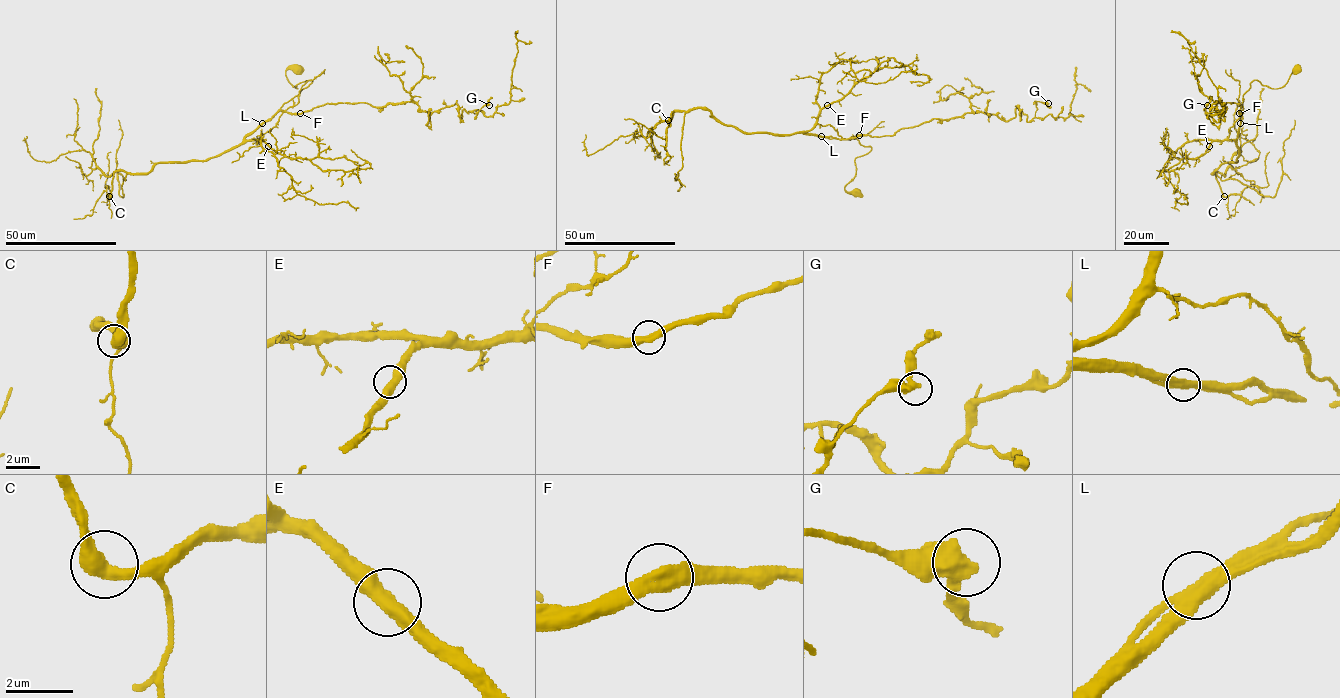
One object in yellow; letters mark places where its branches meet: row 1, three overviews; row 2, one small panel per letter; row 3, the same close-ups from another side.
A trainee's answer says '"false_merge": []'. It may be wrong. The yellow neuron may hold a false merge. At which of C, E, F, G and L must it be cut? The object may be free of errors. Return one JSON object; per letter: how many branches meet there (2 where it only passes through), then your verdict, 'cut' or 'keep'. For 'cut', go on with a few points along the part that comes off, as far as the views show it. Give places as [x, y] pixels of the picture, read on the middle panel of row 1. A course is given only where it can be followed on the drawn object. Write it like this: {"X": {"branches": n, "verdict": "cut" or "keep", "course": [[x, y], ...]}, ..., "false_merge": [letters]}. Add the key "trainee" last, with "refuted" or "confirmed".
{"C": {"branches": 2, "verdict": "keep"}, "E": {"branches": 2, "verdict": "keep"}, "F": {"branches": 2, "verdict": "keep"}, "G": {"branches": 2, "verdict": "keep"}, "L": {"branches": 2, "verdict": "keep"}, "false_merge": [], "trainee": "confirmed"}

